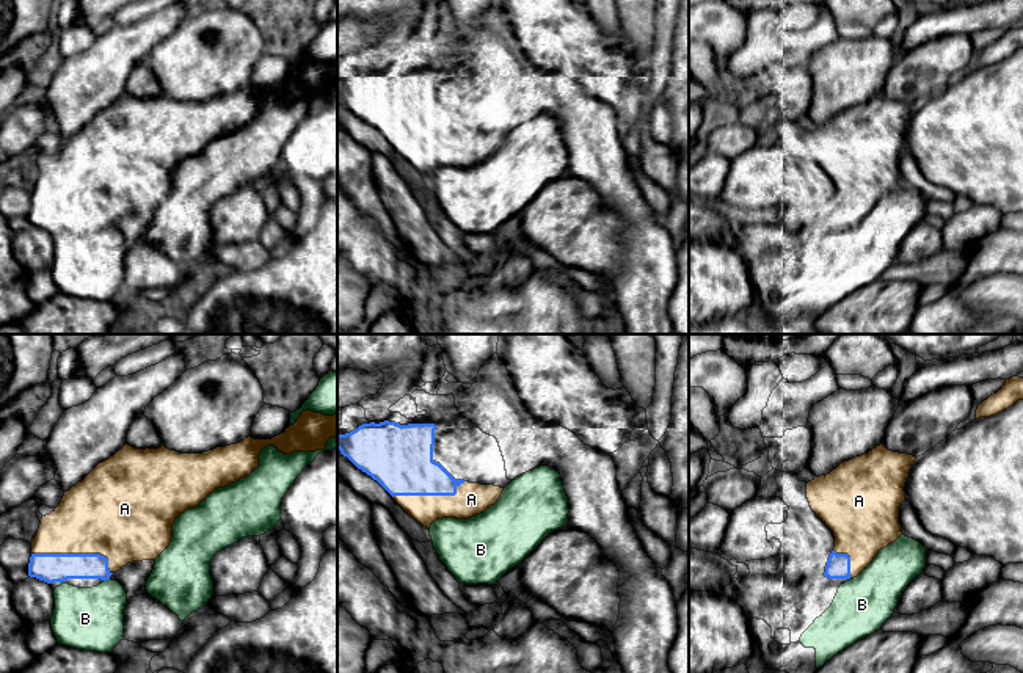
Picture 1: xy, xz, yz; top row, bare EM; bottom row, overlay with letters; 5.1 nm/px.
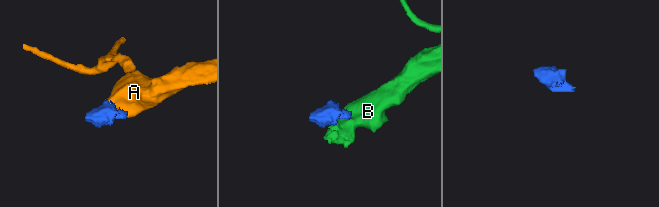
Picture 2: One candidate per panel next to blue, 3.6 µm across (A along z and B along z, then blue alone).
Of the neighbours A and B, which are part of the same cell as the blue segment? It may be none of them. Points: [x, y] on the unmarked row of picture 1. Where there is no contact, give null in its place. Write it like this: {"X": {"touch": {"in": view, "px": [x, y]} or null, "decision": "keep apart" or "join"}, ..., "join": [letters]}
{"A": {"touch": {"in": "xy", "px": [77, 203]}, "decision": "join"}, "B": {"touch": {"in": "xy", "px": [105, 228]}, "decision": "keep apart"}, "join": ["A"]}

